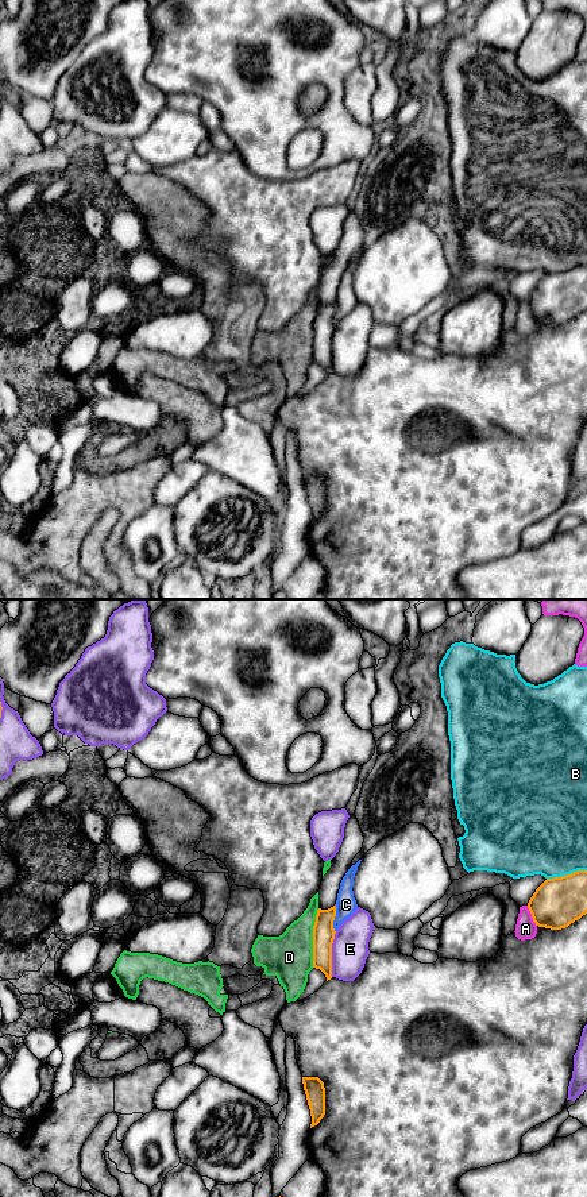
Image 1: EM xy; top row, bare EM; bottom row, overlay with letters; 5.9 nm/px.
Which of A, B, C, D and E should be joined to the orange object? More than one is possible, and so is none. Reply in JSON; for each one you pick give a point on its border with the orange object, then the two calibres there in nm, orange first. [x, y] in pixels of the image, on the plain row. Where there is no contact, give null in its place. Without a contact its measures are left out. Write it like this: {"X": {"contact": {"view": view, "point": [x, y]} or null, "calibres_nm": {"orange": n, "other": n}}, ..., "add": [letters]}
{"add": []}

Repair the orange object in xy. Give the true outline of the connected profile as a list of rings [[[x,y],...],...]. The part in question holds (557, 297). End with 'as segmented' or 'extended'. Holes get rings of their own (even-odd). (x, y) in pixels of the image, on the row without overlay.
[[[587,266],[547,274],[528,298],[538,323],[561,325],[587,309]]]; as segmented

